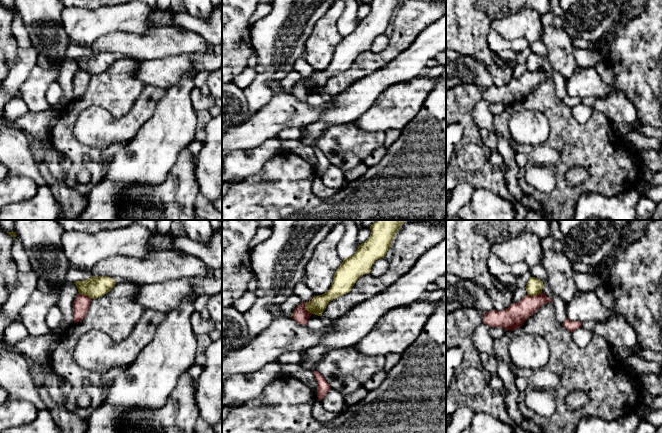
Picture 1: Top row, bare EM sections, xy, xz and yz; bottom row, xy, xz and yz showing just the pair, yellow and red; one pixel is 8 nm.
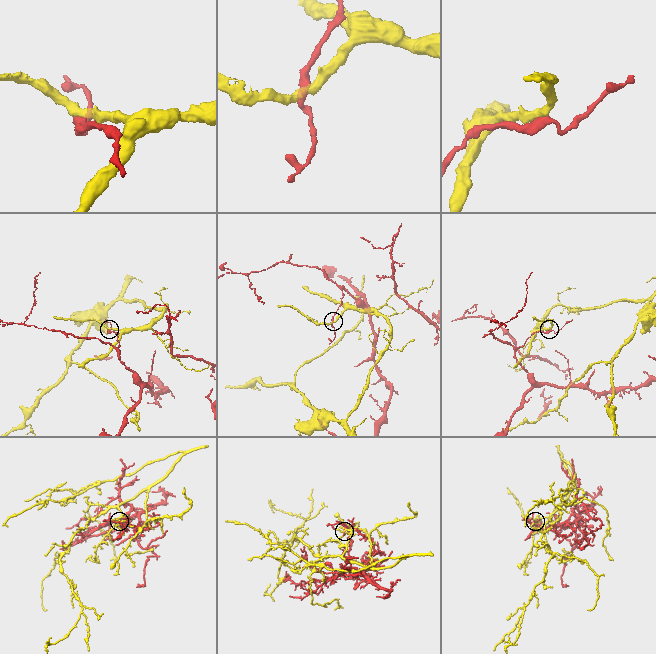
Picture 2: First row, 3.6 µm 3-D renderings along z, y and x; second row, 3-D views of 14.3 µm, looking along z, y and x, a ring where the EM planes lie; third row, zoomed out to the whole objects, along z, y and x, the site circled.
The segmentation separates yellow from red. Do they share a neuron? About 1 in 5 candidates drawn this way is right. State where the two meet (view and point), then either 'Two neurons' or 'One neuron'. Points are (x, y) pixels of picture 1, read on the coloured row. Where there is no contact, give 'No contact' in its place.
Touches yellow at xz (305, 304). Two neurons

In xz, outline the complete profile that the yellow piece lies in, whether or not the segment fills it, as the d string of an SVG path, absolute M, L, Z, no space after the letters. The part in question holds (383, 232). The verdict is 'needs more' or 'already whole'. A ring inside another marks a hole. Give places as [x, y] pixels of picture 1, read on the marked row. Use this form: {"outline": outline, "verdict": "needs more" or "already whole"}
{"outline": "M377 220L372 224L370 237L358 246L354 255L343 259L342 264L335 271L330 289L306 302L305 309L312 314L322 316L330 301L350 292L360 277L370 273L374 262L385 257L396 232L403 223L404 220Z", "verdict": "already whole"}

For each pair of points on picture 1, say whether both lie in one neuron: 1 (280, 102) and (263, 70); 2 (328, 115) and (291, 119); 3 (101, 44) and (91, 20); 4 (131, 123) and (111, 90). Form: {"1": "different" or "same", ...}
{"1": "different", "2": "different", "3": "different", "4": "different"}

